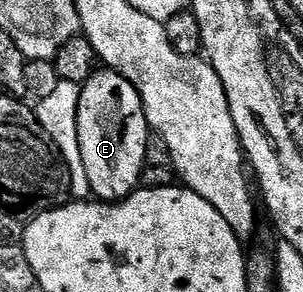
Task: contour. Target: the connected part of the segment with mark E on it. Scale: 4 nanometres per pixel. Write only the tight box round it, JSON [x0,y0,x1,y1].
[79,68,151,203]

